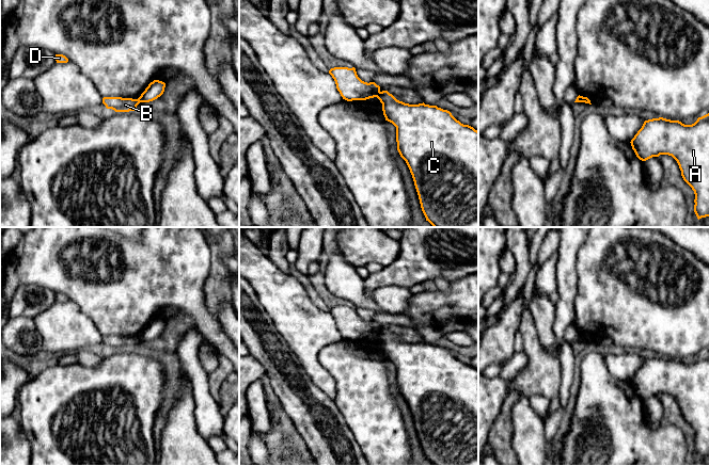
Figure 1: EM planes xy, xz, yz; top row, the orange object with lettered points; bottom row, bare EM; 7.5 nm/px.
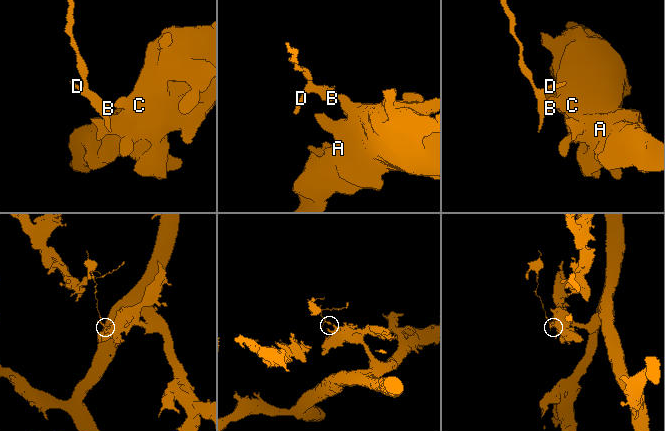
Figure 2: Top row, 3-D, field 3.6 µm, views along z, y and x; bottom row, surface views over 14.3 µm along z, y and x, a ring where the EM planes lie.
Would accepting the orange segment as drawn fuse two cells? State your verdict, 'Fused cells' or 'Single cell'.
Fused cells

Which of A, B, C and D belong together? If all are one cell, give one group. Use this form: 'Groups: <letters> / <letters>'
Groups: A C / B D

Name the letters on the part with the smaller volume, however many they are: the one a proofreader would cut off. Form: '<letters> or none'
B, D

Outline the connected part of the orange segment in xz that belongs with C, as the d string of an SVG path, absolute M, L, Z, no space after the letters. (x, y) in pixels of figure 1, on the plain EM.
M388 330L380 331L377 337L382 342L385 359L396 366L397 389L410 408L426 460L434 466L478 466L478 370L469 364L461 363L450 350L438 347L437 344L429 344L424 341L419 343L405 342L397 339Z

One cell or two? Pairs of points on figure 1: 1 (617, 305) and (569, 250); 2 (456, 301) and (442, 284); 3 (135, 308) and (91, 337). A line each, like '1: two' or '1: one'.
1: two
2: two
3: two

